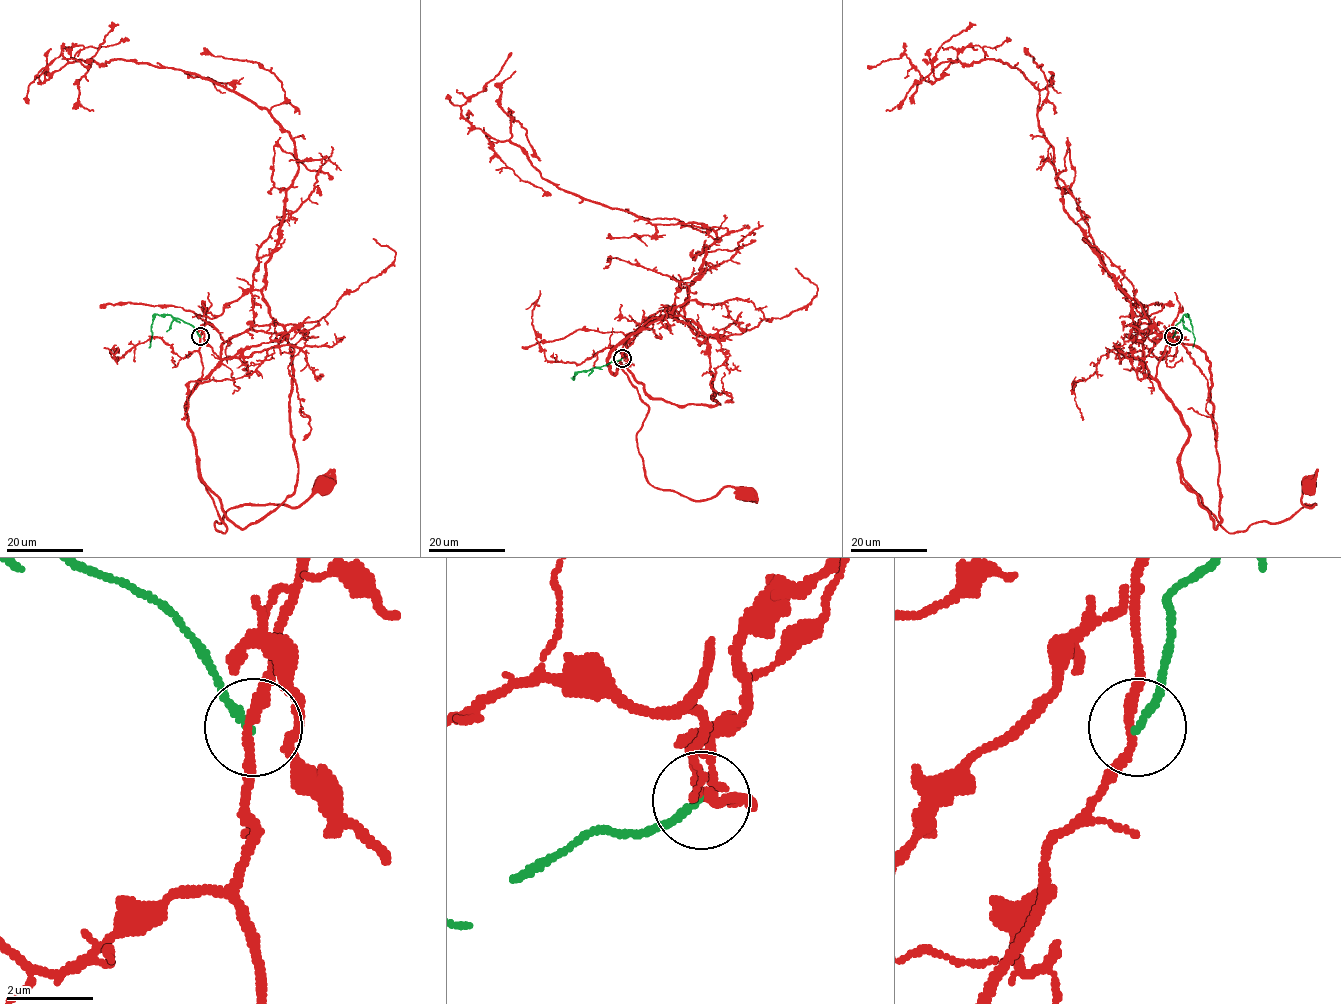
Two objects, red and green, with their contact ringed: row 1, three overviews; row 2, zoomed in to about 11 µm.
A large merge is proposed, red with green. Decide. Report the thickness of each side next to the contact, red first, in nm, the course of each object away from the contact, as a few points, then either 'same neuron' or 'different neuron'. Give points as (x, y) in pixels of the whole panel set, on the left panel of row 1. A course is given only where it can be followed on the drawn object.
240/180 nm | red via (200, 336), (201, 381), (186, 411), (198, 477), (226, 526), (214, 527), (240, 505), (299, 507), (322, 485) | green via (200, 336), (184, 321), (157, 314), (151, 325), (149, 348) | different neuron

